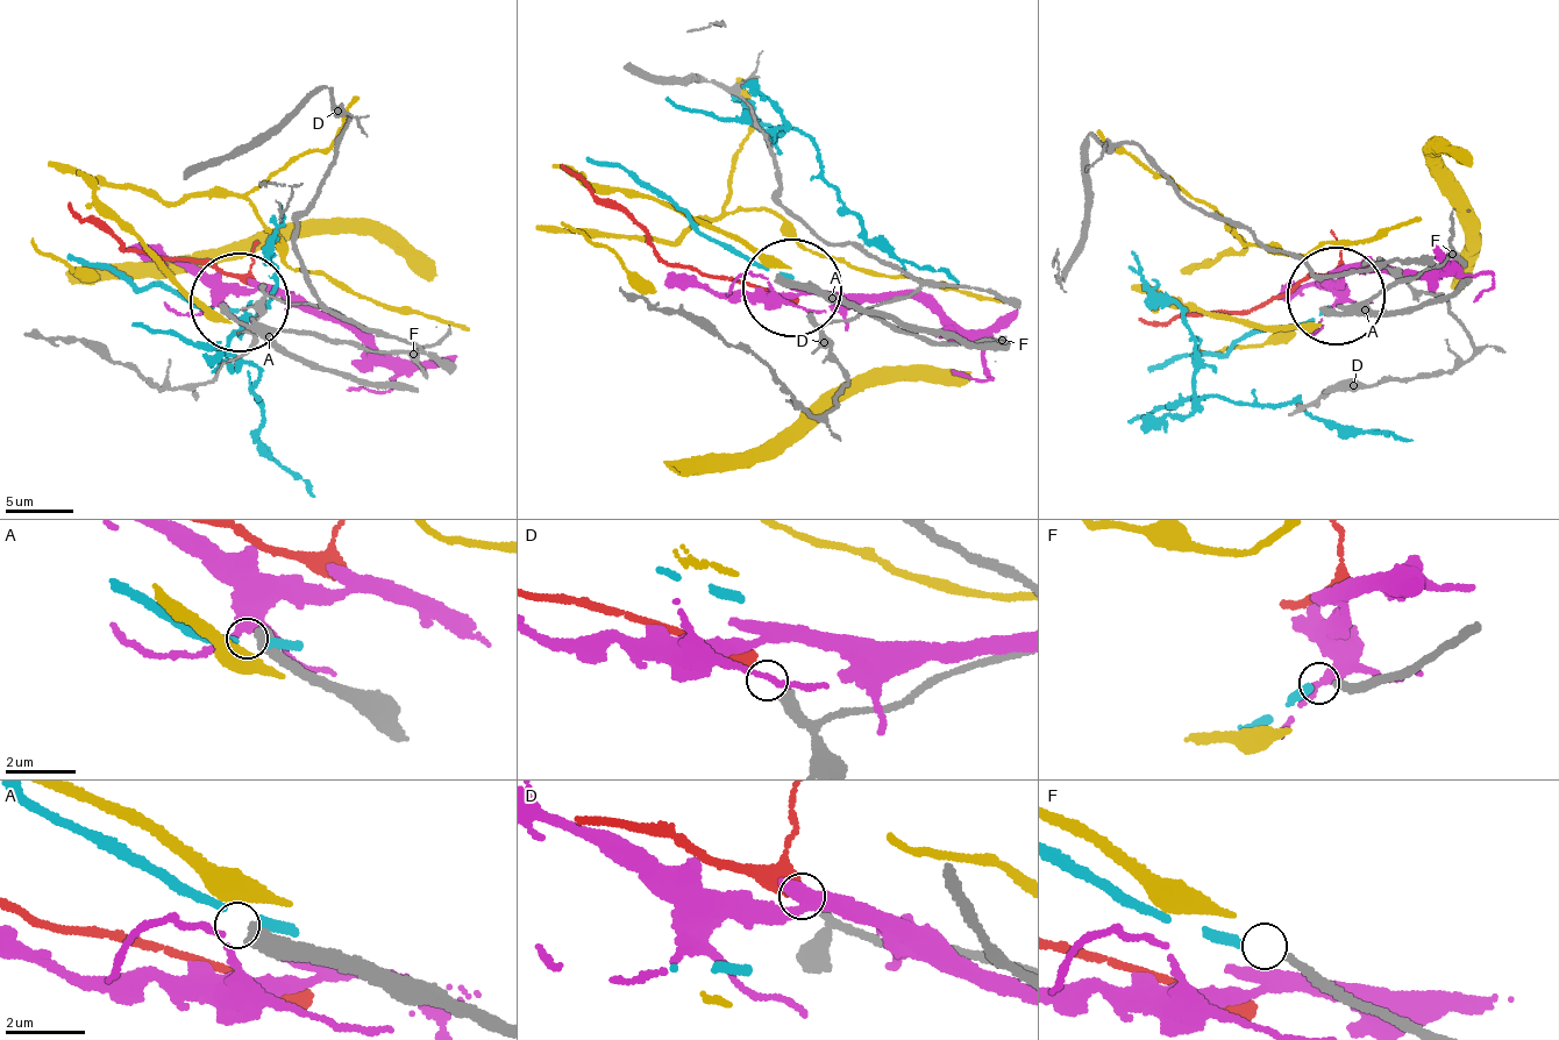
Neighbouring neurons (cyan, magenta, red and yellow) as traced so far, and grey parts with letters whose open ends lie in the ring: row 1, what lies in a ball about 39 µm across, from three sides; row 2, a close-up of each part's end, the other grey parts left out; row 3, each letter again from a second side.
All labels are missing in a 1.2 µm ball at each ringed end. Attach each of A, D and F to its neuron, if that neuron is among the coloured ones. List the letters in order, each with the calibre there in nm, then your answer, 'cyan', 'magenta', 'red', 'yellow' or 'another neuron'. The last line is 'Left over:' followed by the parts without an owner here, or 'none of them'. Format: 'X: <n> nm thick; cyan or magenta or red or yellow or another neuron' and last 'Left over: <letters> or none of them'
A: 440 nm thick; another neuron
D: 380 nm thick; red
F: 220 nm thick; cyan
Left over: A

